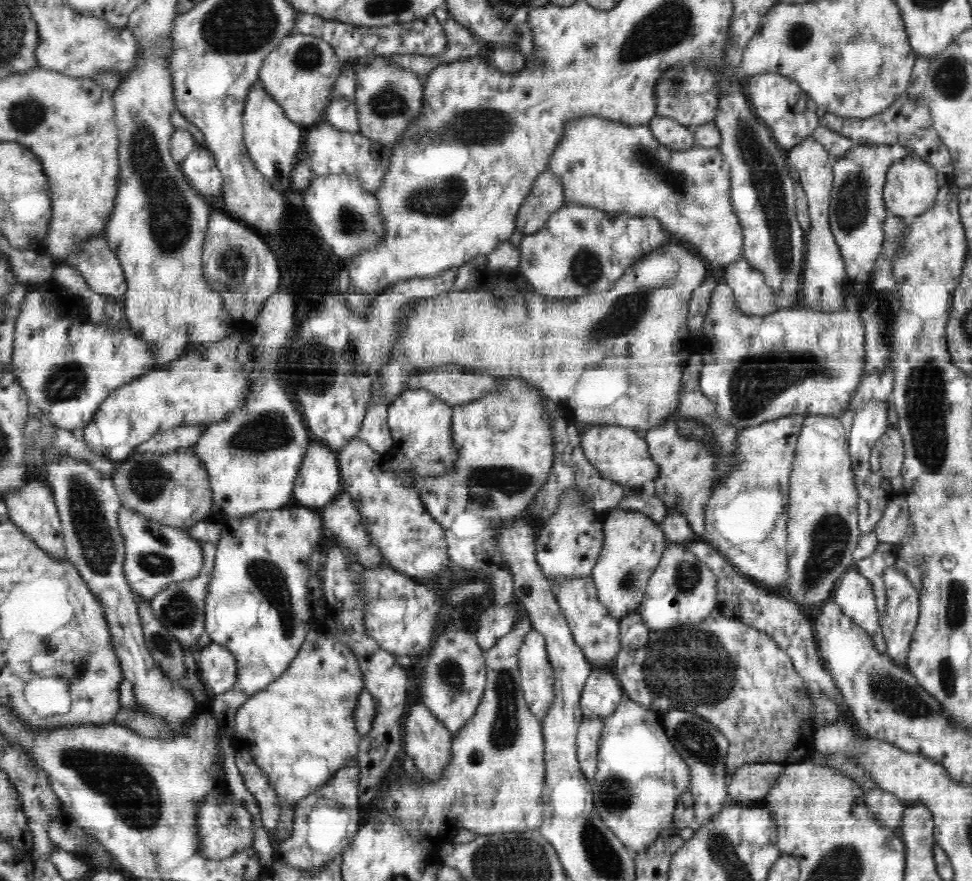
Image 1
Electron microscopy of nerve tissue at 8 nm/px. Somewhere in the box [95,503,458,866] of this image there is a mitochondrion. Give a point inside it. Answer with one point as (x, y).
(267, 576)

